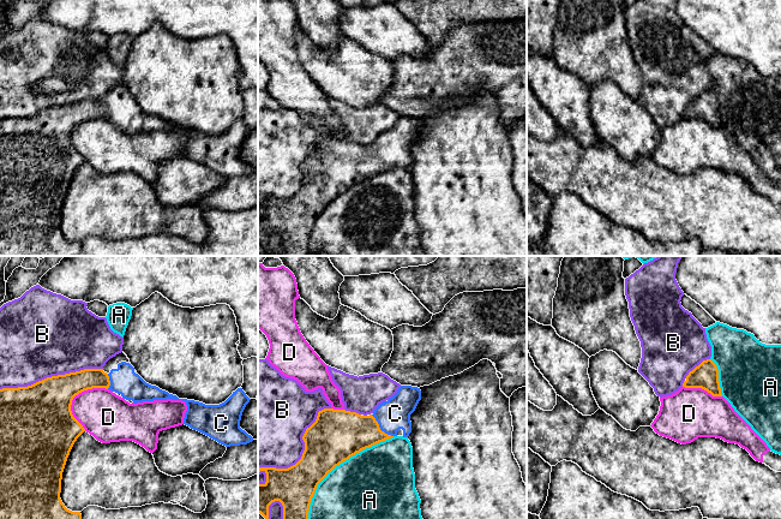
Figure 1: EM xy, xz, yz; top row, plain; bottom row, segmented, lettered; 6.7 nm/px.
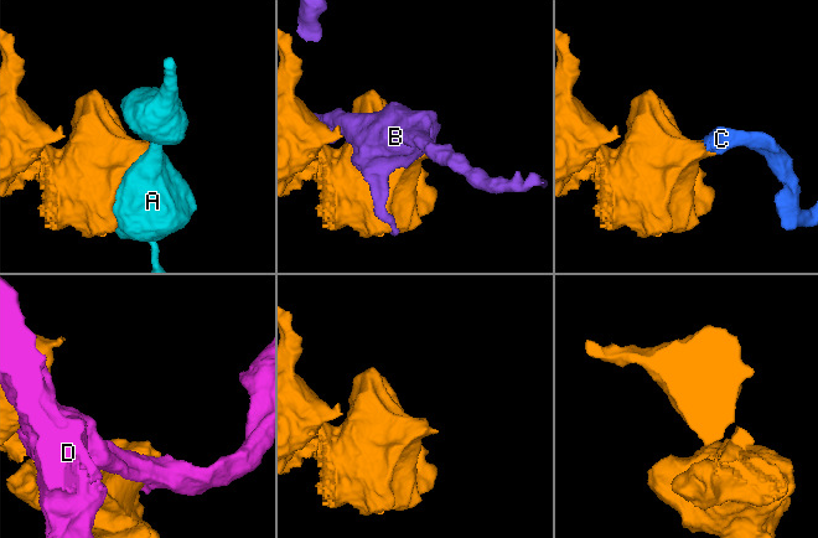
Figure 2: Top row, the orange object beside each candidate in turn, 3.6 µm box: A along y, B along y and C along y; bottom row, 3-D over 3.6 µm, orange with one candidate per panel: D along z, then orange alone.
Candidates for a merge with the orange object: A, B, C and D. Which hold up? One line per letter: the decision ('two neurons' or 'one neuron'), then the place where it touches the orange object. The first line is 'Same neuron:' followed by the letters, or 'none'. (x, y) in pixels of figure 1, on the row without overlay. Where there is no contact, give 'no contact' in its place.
Same neuron: C
A: two neurons; meets orange in xz at (335, 197)
B: two neurons; meets orange in xy at (52, 107)
C: one neuron; meets orange in xz at (379, 159)
D: two neurons; meets orange in xy at (72, 130)

